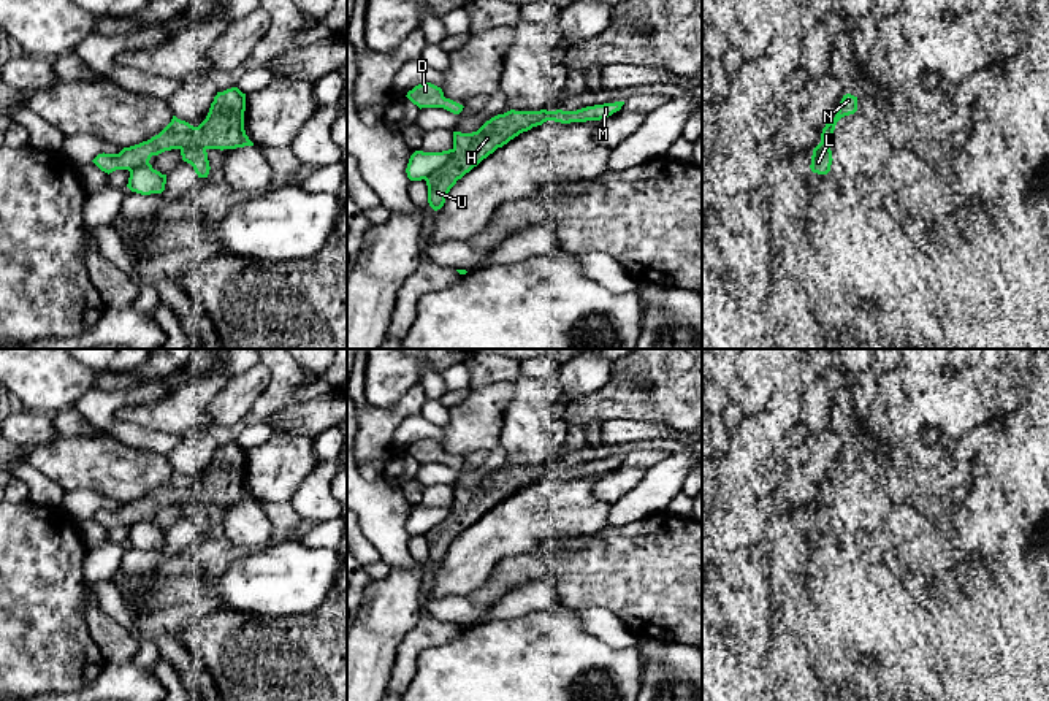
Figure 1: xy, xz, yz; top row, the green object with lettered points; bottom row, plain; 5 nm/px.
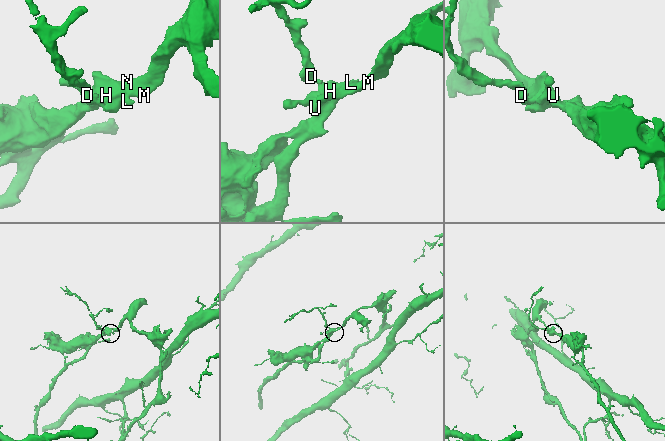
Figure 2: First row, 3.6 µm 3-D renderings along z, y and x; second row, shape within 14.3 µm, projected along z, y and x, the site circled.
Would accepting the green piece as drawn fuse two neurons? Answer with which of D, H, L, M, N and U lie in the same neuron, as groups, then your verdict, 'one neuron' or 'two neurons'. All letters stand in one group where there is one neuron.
D H M N U / L | two neurons

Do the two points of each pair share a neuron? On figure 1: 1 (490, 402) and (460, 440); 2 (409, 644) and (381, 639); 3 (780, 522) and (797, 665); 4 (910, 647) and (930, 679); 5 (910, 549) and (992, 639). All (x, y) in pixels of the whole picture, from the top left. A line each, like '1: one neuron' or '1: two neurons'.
1: one neuron
2: two neurons
3: one neuron
4: one neuron
5: one neuron

